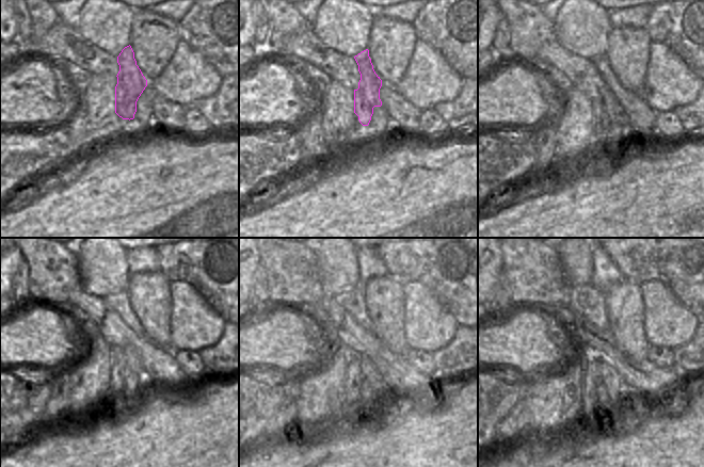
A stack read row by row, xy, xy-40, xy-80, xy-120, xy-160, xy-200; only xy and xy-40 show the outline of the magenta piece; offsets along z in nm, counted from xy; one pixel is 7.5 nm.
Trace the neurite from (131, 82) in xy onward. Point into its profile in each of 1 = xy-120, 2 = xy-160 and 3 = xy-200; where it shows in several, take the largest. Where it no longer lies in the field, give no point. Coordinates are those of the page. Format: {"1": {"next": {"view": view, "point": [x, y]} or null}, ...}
{"1": {"next": {"view": "xy-120", "point": [131, 359]}}, "2": {"next": {"view": "xy-160", "point": [369, 372]}}, "3": {"next": {"view": "xy-200", "point": [611, 380]}}}

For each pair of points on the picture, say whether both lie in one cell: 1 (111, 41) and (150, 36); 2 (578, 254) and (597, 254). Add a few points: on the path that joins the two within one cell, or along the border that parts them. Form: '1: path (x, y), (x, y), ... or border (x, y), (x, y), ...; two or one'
1: border (134, 14), (131, 20), (129, 44); two
2: border (593, 248), (592, 275), (590, 278); two

